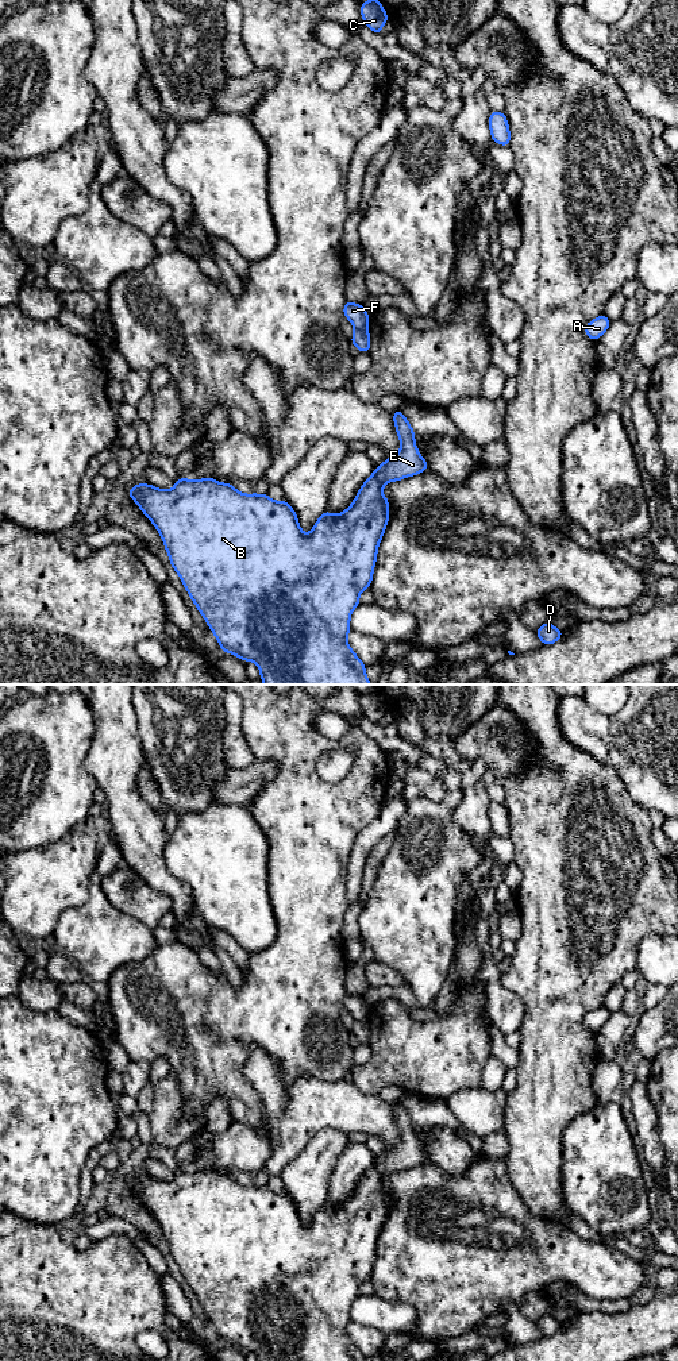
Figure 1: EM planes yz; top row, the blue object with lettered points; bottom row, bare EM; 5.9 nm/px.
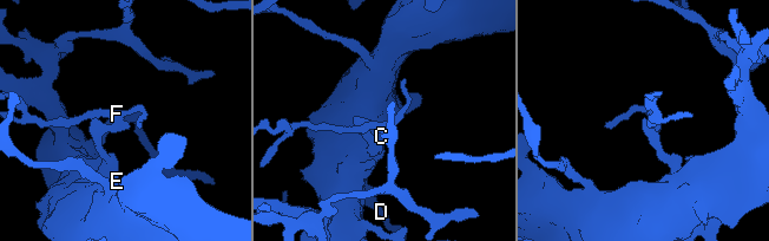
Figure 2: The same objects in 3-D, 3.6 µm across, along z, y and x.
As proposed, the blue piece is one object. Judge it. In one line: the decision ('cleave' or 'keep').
cleave

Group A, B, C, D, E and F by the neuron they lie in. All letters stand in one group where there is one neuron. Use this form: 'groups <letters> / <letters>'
groups A B C D E / F

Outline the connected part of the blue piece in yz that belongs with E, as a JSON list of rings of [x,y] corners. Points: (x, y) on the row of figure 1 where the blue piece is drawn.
[[[398,409],[392,413],[396,425],[397,436],[400,439],[400,451],[392,458],[386,458],[382,464],[375,467],[374,473],[363,482],[357,493],[353,504],[340,514],[331,514],[328,509],[317,518],[312,531],[304,533],[300,528],[298,518],[293,508],[285,501],[273,501],[266,494],[243,494],[238,491],[231,483],[216,482],[211,477],[203,479],[178,478],[172,490],[158,489],[149,483],[134,485],[127,493],[127,498],[132,497],[135,504],[140,508],[143,514],[153,523],[159,532],[169,562],[178,574],[184,587],[190,599],[194,602],[197,610],[204,617],[207,625],[216,636],[221,652],[228,652],[240,658],[243,662],[254,662],[261,674],[263,685],[371,685],[366,676],[366,666],[355,655],[347,643],[348,632],[351,631],[350,618],[353,610],[359,605],[361,593],[371,586],[373,571],[377,562],[377,552],[381,539],[385,533],[389,521],[389,501],[382,494],[382,489],[388,482],[401,481],[407,477],[417,475],[429,469],[428,462],[419,454],[415,443],[415,431],[404,413]]]

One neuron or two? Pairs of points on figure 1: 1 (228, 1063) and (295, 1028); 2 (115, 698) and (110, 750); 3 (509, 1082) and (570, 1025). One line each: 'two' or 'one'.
1: one
2: one
3: two

